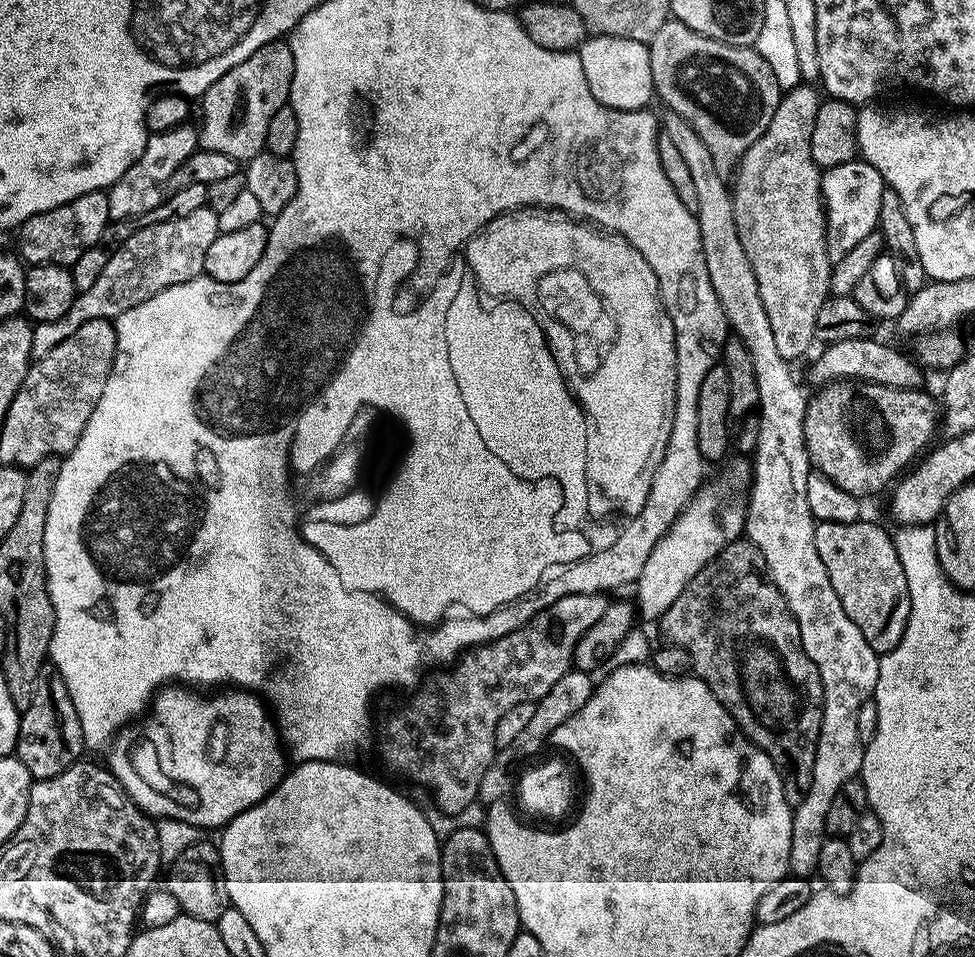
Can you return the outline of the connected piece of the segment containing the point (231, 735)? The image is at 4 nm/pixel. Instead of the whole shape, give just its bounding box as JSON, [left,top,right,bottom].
[106,686,286,830]

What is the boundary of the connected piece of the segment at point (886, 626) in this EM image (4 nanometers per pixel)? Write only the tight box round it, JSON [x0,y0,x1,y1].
[814,518,910,654]

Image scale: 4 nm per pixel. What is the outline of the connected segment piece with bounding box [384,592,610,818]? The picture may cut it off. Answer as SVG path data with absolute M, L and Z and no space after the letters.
M599 592L563 596L558 598L558 602L546 606L546 610L542 610L533 620L528 620L518 630L491 640L489 644L469 648L455 661L451 670L440 670L432 674L437 676L429 675L413 700L398 705L385 718L385 762L394 771L401 772L406 779L421 784L432 795L432 800L436 803L433 805L439 811L453 818L459 817L471 804L477 803L482 777L486 775L486 770L490 770L490 762L497 754L498 718L519 704L535 704L550 694L551 688L558 683L558 678L562 678L562 674L573 671L574 650L582 634L586 634L586 630L590 630L590 626L602 618L609 603L609 597Z

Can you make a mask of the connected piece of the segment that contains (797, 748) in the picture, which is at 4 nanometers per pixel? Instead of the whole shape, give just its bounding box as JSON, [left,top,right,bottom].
[658,538,824,808]

